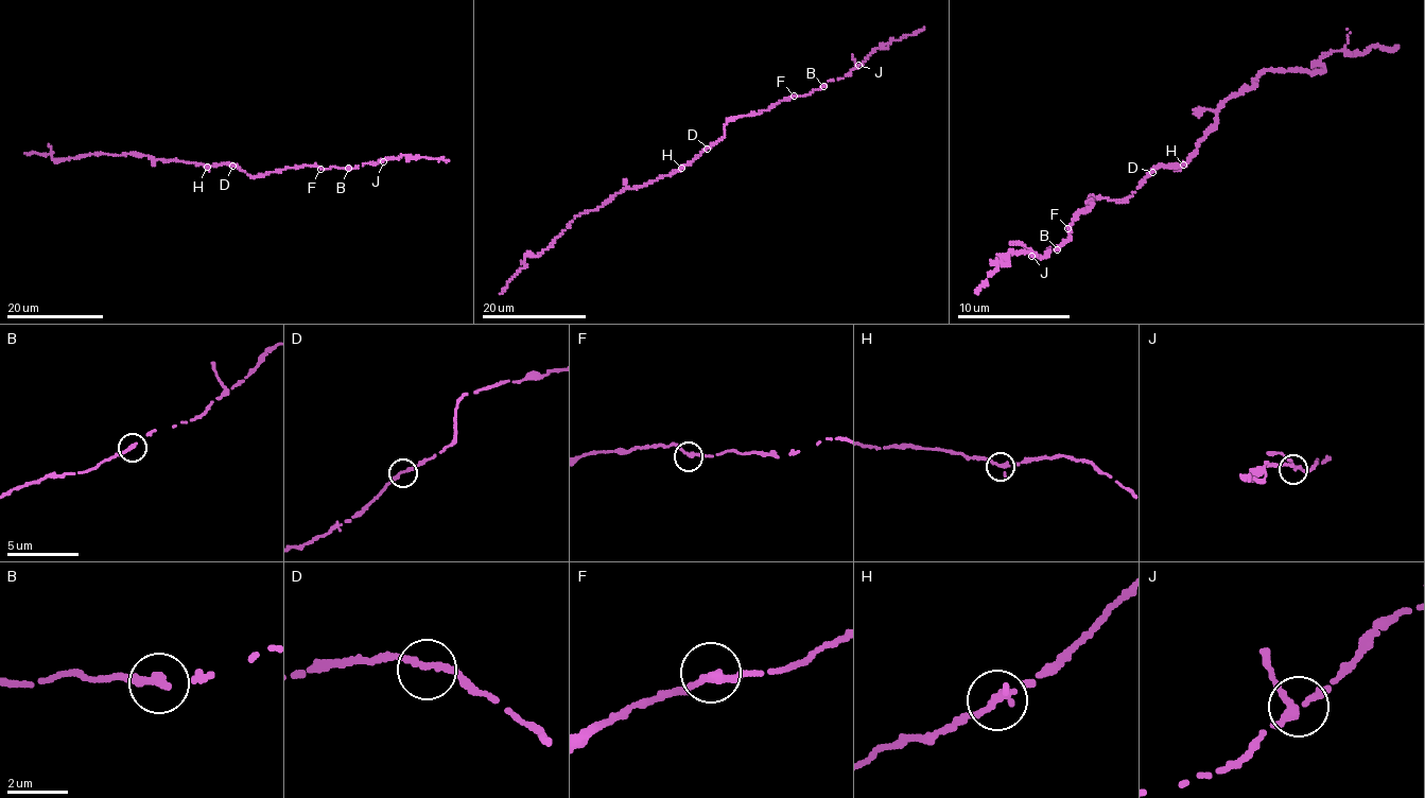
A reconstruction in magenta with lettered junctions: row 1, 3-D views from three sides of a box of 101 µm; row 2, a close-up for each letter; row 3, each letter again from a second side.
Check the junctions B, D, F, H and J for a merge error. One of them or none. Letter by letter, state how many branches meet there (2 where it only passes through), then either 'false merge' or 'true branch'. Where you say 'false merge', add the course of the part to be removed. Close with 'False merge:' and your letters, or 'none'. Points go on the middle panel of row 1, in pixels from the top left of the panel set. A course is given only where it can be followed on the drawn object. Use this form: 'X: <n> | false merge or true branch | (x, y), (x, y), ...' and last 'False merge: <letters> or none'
B: 2 | true branch
D: 2 | true branch
F: 2 | true branch
H: 2 | true branch
J: 3 | true branch
False merge: none

